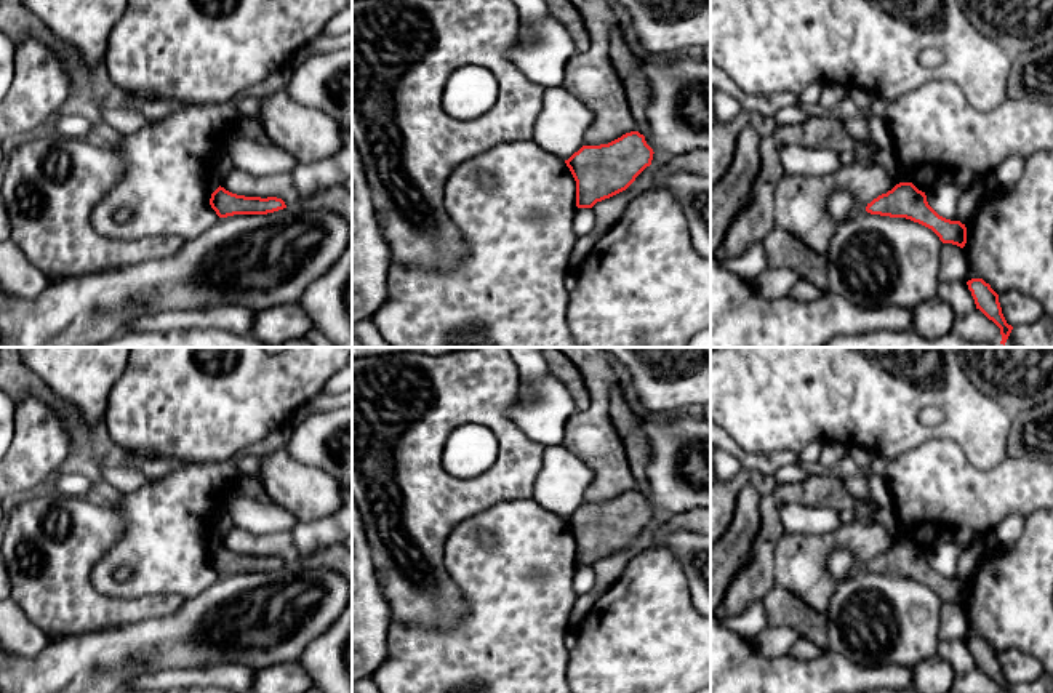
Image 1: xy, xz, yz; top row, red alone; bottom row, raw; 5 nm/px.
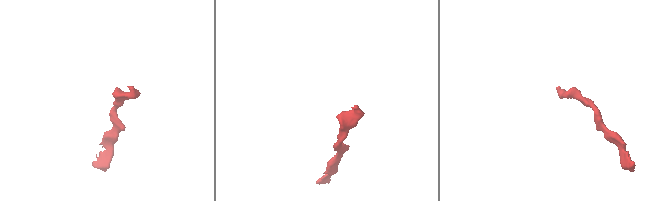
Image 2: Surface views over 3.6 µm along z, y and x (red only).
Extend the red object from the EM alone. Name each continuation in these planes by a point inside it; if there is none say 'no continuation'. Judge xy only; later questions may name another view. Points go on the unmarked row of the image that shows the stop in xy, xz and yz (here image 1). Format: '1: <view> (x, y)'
no continuation

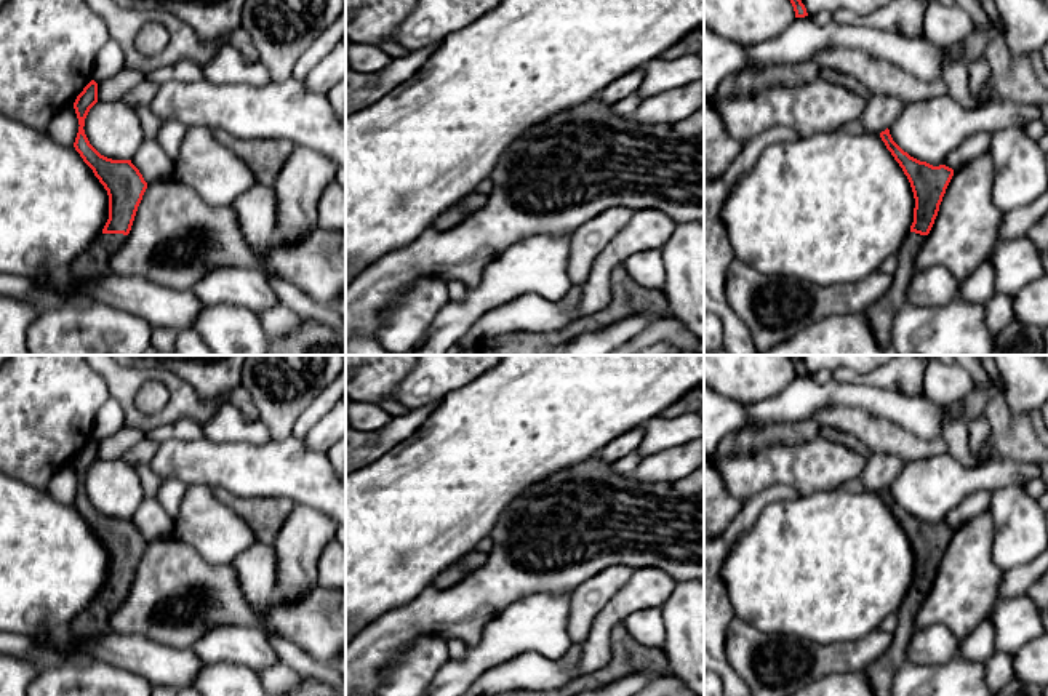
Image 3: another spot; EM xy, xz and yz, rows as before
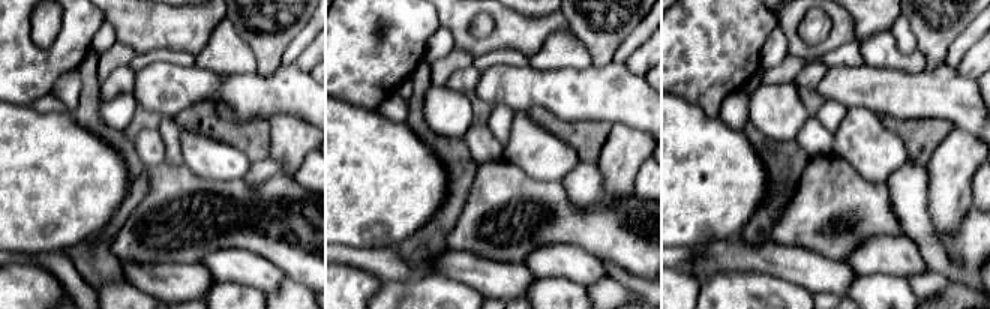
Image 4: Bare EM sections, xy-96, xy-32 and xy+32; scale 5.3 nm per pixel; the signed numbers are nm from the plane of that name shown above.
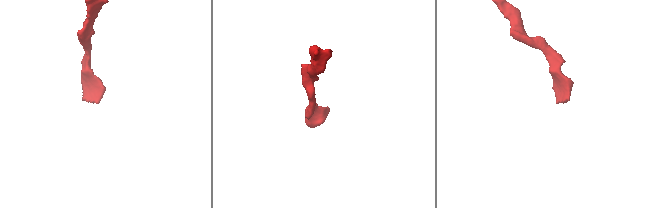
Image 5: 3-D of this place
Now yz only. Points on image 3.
1: yz (880, 674)

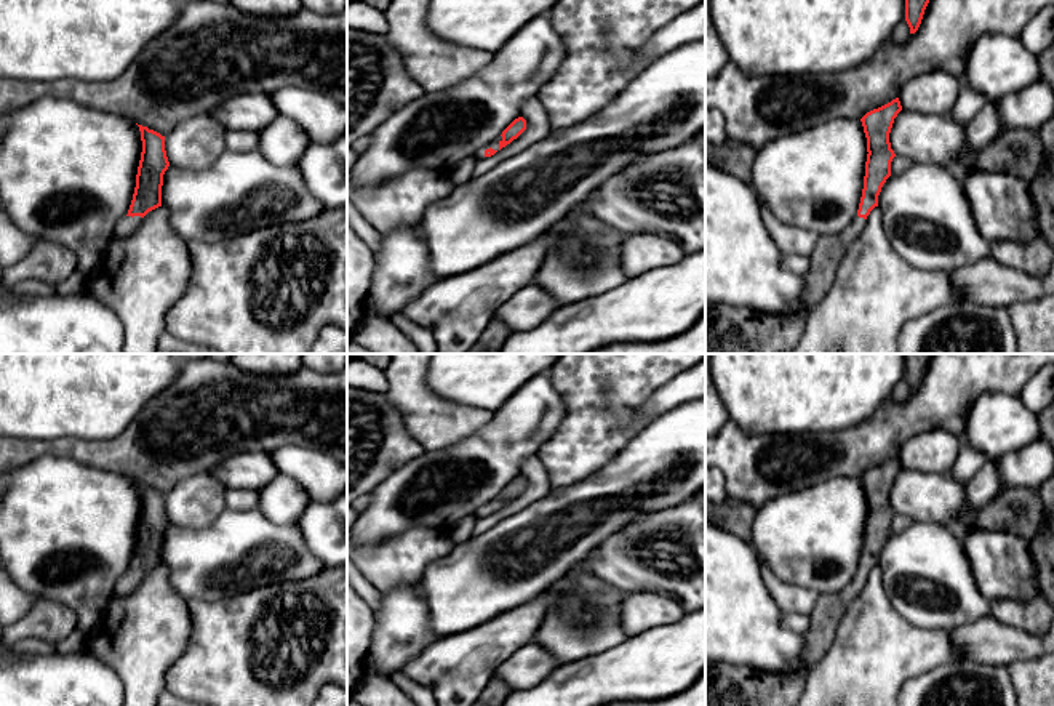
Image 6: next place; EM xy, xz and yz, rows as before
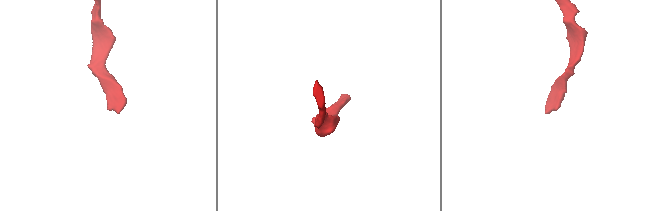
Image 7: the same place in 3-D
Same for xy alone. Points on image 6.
1: xy (127, 583)

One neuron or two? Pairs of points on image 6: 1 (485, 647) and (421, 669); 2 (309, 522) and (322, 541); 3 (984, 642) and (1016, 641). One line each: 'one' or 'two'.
1: one
2: one
3: one

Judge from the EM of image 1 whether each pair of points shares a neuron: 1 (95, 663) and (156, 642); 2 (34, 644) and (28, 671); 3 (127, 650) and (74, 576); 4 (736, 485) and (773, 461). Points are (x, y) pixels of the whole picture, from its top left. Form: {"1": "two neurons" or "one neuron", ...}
{"1": "one neuron", "2": "two neurons", "3": "two neurons", "4": "two neurons"}

